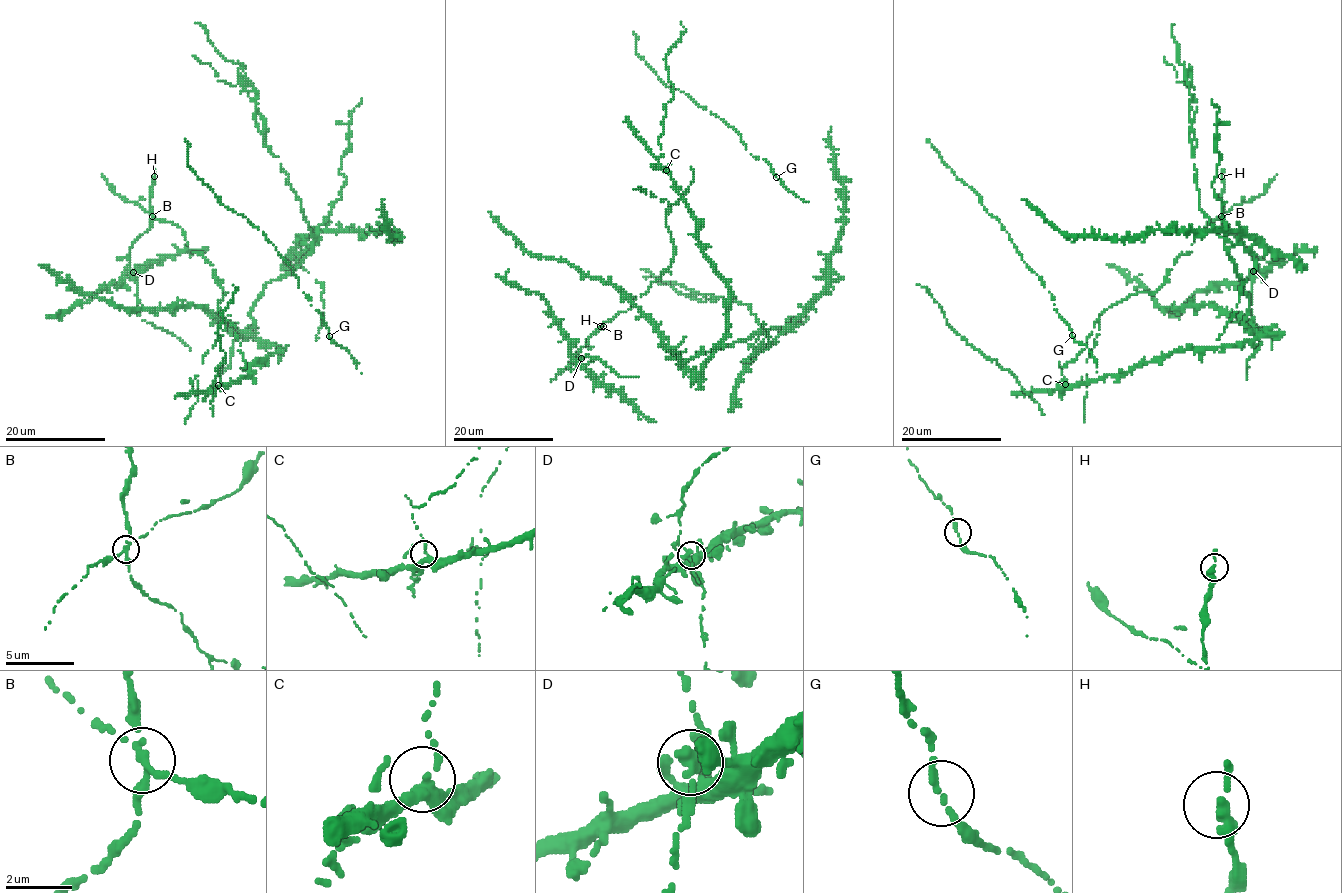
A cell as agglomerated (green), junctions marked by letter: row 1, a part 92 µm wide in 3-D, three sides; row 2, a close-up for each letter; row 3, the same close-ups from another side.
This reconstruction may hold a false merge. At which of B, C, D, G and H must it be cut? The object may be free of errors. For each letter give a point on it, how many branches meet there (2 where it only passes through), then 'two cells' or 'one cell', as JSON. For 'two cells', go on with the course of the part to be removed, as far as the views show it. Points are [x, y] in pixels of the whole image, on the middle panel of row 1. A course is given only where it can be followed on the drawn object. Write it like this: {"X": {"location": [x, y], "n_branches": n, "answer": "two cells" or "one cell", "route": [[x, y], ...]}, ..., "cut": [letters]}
{"B": {"location": [600, 326], "n_branches": 3, "answer": "two cells"}, "C": {"location": [666, 170], "n_branches": 3, "answer": "one cell"}, "D": {"location": [581, 358], "n_branches": 3, "answer": "one cell"}, "G": {"location": [776, 177], "n_branches": 2, "answer": "one cell"}, "H": {"location": [603, 326], "n_branches": 2, "answer": "one cell"}, "cut": ["B"]}

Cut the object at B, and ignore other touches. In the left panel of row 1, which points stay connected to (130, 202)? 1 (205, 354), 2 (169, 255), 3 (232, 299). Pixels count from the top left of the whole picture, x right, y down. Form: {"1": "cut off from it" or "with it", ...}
{"1": "with it", "2": "cut off from it", "3": "with it"}

